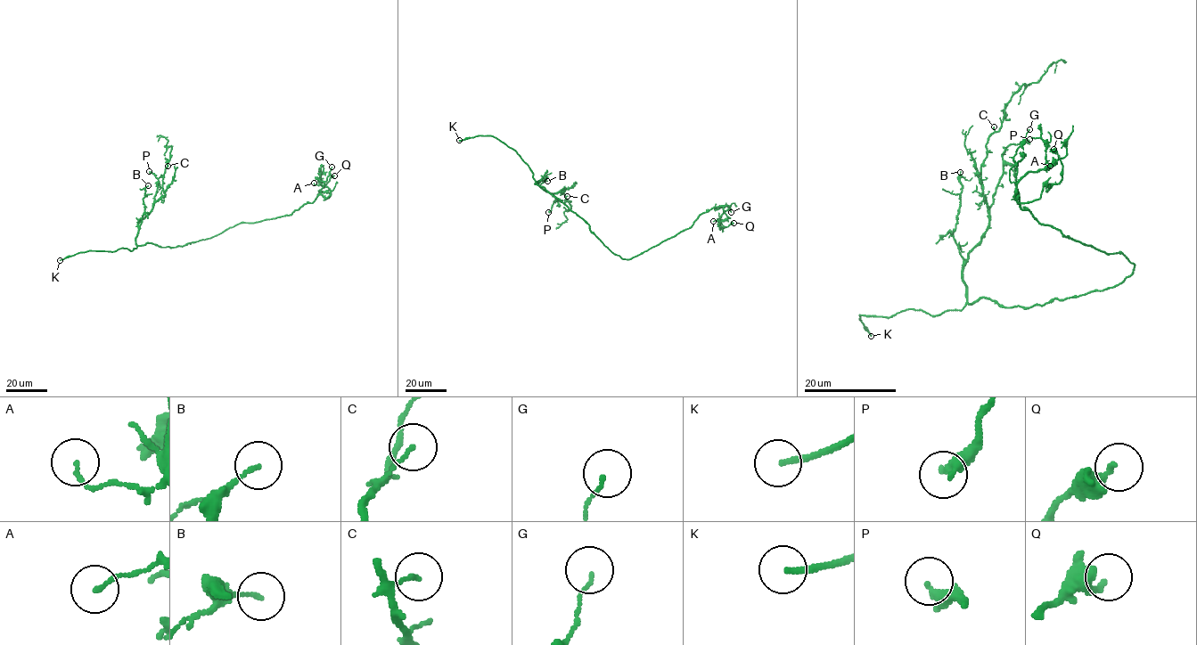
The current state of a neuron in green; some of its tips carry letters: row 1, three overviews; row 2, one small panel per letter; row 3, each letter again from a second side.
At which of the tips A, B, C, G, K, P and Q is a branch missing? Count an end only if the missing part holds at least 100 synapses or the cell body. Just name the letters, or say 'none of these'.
K

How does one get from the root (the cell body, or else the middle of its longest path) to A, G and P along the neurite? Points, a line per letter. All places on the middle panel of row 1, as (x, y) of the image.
A: (591, 231), (612, 252), (629, 259), (690, 228), (703, 212), (718, 206), (729, 206), (718, 219), (713, 221)
G: (591, 231), (612, 252), (629, 259), (690, 228), (700, 215), (712, 208), (726, 205), (731, 212)
P: (591, 231), (587, 224), (535, 183), (537, 182), (556, 199), (548, 212)

